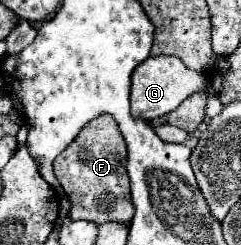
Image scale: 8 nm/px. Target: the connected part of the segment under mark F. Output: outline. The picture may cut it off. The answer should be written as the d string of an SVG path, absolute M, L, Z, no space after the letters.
M101 116L91 120L75 142L55 158L53 172L69 196L71 202L71 220L89 220L89 222L119 222L129 226L133 218L133 204L129 194L127 178L127 146L119 132L117 122L111 116Z

